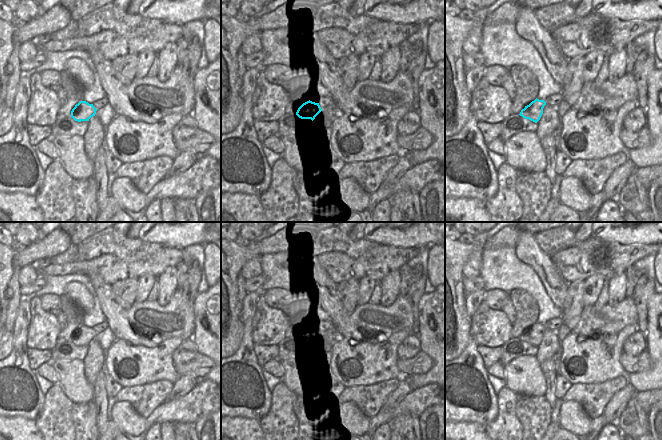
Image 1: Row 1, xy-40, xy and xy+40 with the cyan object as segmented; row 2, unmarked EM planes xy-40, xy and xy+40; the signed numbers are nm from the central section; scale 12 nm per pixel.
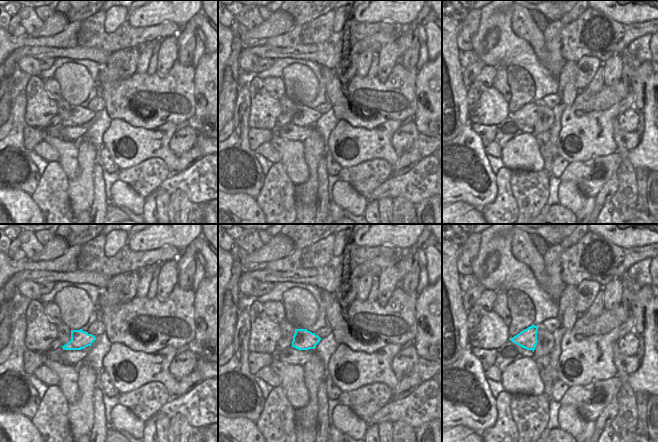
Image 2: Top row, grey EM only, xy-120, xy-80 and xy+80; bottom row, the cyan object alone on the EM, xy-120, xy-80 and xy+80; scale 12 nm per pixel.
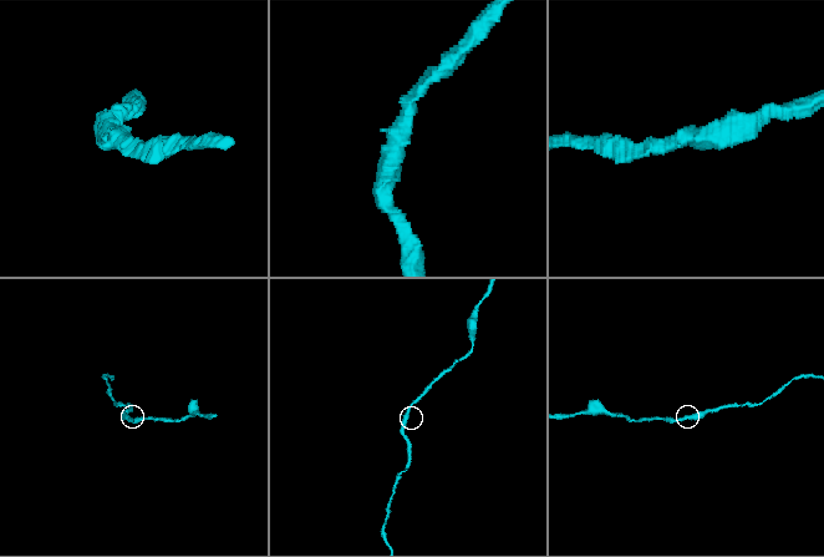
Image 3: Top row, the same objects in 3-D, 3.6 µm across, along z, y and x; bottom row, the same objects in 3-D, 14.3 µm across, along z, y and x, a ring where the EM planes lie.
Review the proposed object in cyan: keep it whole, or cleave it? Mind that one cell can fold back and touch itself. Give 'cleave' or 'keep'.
keep

